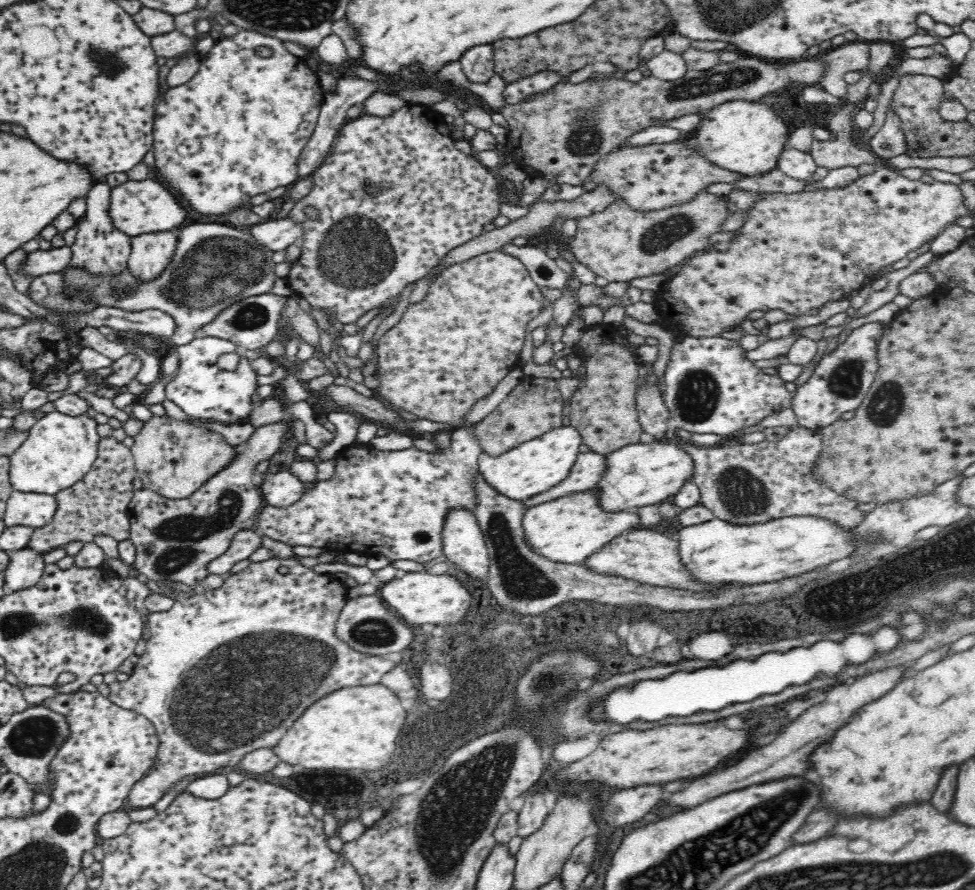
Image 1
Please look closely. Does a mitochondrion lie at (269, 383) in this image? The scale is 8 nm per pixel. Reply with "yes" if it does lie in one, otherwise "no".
no

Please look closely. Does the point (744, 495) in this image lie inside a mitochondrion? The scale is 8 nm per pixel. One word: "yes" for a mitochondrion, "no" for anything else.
yes

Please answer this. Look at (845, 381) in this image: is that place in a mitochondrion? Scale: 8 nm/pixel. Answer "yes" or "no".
yes

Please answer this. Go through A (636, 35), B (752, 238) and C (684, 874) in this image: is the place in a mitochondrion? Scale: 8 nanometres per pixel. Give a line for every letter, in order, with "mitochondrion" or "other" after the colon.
A: other
B: other
C: mitochondrion

